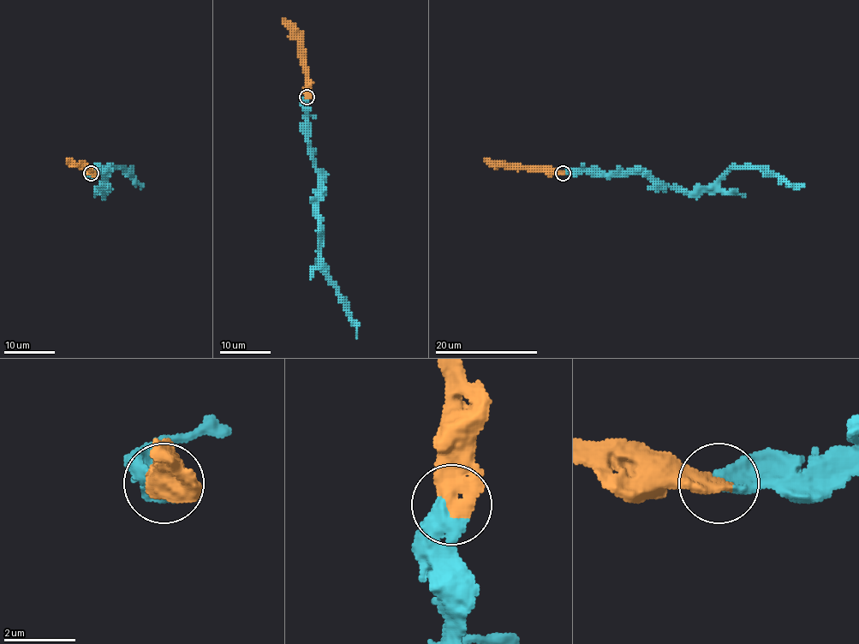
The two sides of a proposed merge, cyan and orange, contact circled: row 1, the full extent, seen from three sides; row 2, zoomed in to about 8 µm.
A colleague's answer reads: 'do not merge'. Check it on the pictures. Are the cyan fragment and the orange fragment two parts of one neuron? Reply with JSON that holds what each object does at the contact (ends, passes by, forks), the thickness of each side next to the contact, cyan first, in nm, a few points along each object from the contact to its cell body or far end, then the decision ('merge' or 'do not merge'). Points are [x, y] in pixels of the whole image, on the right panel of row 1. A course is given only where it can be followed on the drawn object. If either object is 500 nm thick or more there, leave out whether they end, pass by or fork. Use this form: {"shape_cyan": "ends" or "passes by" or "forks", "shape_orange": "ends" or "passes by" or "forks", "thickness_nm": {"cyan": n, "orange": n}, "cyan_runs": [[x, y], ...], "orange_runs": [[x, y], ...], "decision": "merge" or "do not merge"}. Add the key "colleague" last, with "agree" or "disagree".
{"thickness_nm": {"cyan": 550, "orange": 550}, "cyan_runs": [[563, 173], [646, 175], [668, 186], [700, 193], [729, 170], [754, 168], [803, 186]], "orange_runs": [[563, 173], [495, 167], [485, 158]], "decision": "merge", "colleague": "disagree"}

